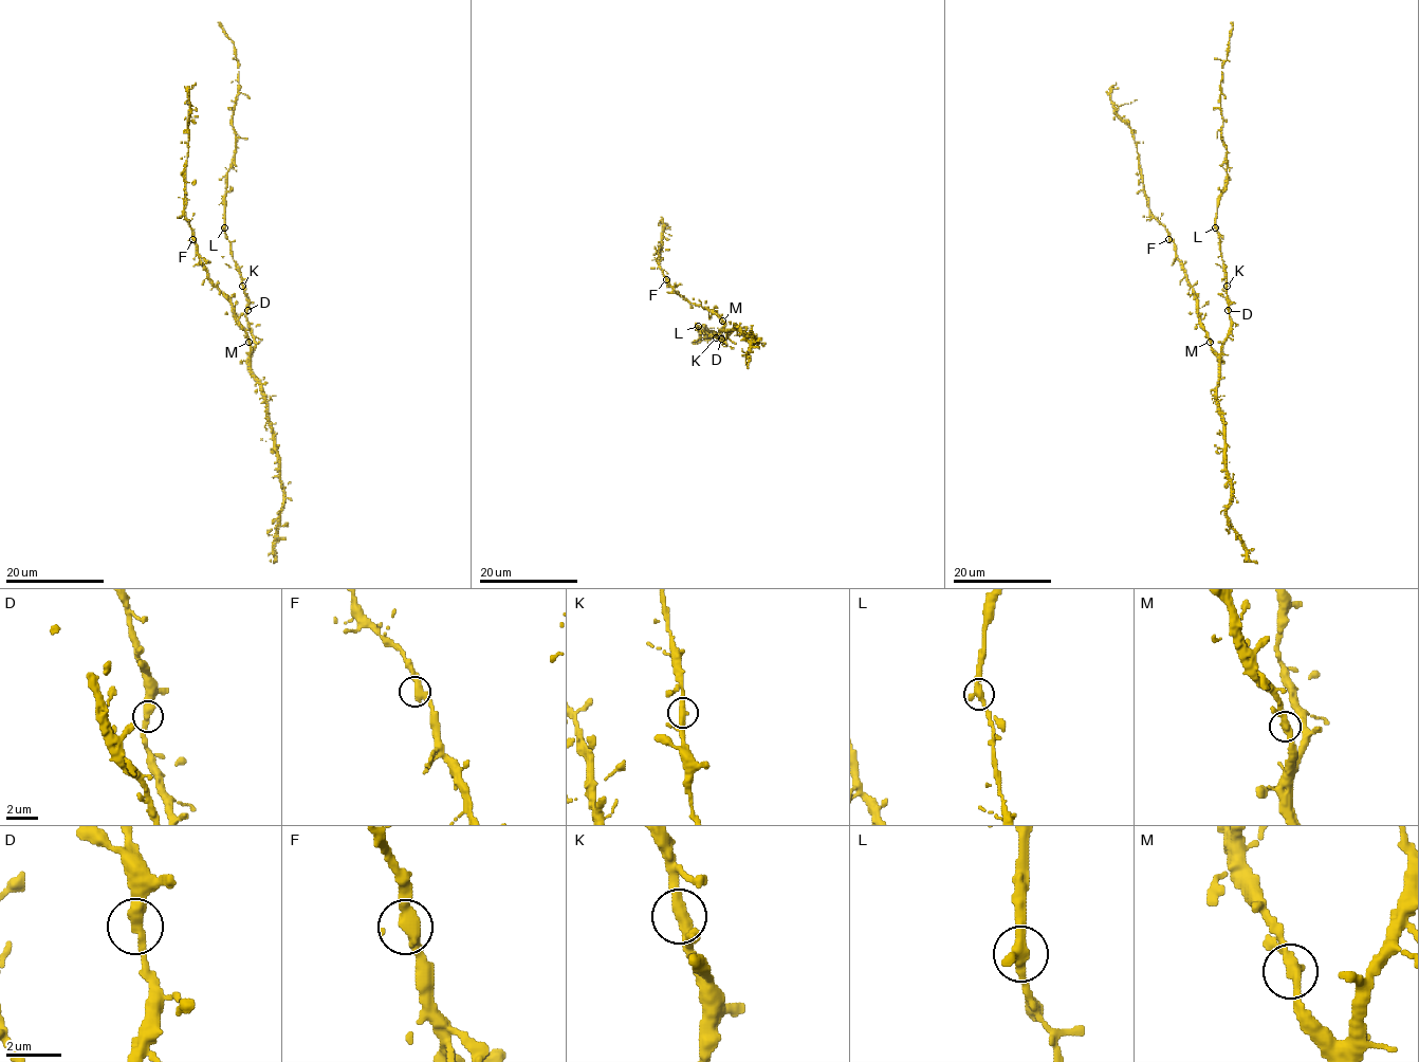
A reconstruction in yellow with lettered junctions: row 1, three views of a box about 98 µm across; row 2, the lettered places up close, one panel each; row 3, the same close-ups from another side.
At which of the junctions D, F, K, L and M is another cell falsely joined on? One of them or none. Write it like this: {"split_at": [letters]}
{"split_at": []}

